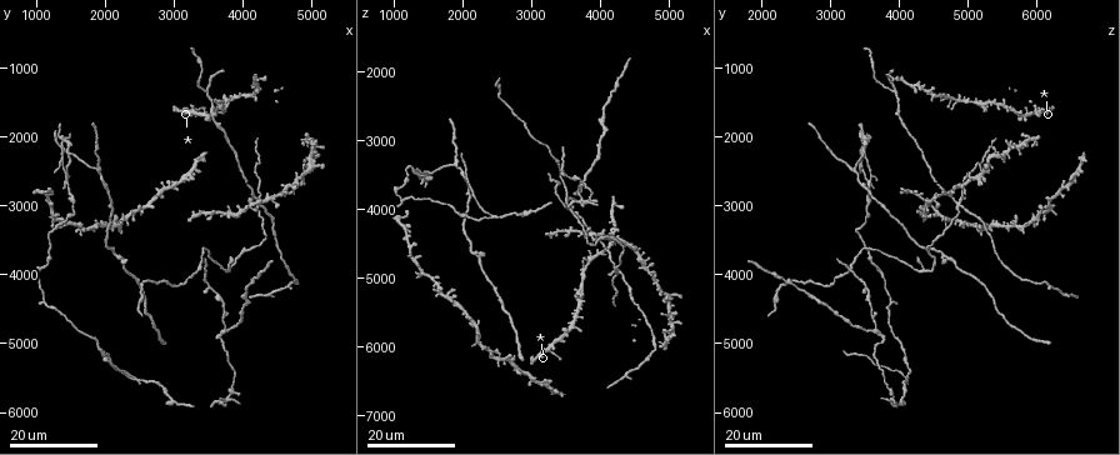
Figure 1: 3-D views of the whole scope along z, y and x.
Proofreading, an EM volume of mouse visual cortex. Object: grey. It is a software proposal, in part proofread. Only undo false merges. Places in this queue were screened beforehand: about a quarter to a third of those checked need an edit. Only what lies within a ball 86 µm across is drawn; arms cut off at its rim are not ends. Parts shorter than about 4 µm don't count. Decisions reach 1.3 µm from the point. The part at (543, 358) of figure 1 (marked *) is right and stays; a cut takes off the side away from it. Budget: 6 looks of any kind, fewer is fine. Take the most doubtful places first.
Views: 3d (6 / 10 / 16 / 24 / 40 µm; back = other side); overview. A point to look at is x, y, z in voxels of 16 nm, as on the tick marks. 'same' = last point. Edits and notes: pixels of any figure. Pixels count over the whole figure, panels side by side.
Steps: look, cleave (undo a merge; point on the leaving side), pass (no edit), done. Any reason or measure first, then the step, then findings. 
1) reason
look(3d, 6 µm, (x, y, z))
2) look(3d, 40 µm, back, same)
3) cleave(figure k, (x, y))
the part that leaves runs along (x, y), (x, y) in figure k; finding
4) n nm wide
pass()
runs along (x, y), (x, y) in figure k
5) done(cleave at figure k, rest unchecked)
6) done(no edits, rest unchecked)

looks like a crossing
look(3d, 16 µm, (1500, 2250, 3450))

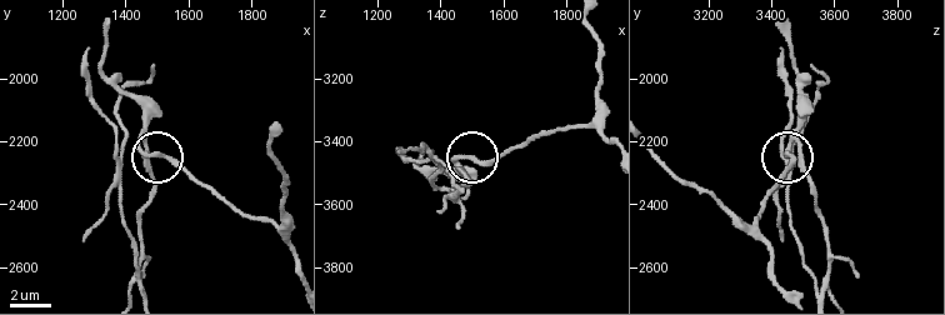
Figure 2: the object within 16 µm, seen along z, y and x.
zoom in
look(3d, 10 µm, (1460, 2240, 3450))

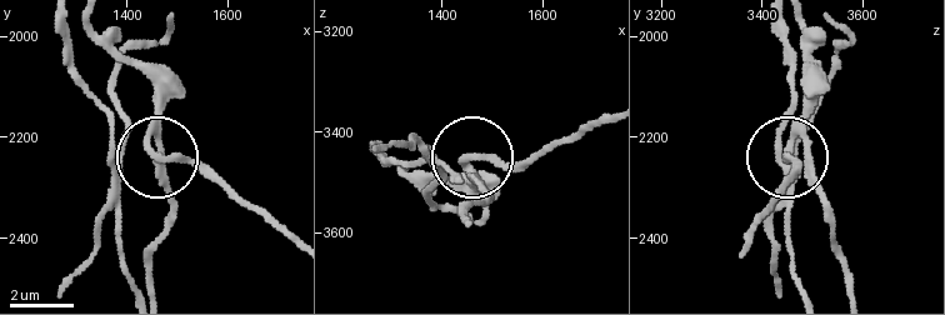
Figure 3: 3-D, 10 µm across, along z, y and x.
zoom in
look(3d, 6 µm, (1460, 2230, 3455))

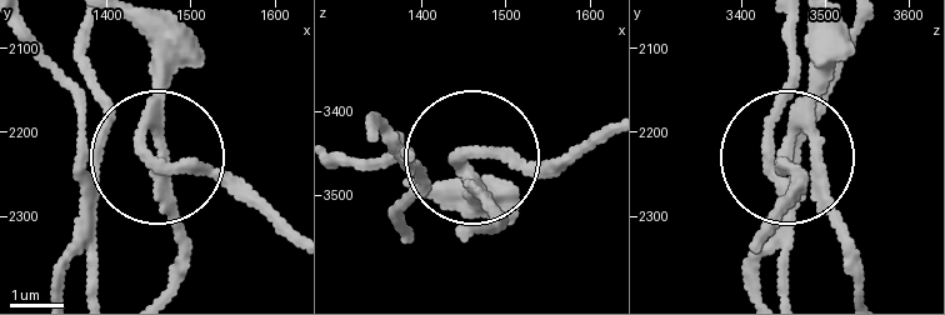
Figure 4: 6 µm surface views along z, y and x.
side arm 8 µm
cleave(figure 4, (155, 18))
the part that leaves runs along (159, 106), (159, 195), (185, 263), (176, 290) in figure 4; a second neuron is stuck on

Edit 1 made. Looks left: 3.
see it whole again
look(overview)

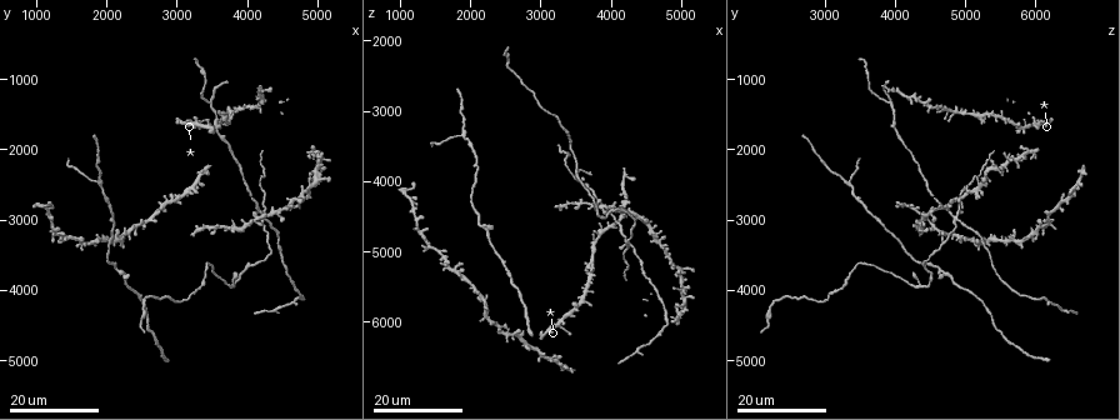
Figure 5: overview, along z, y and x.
four or more arms meet
look(3d, 24 µm, (4250, 3000, 4850))

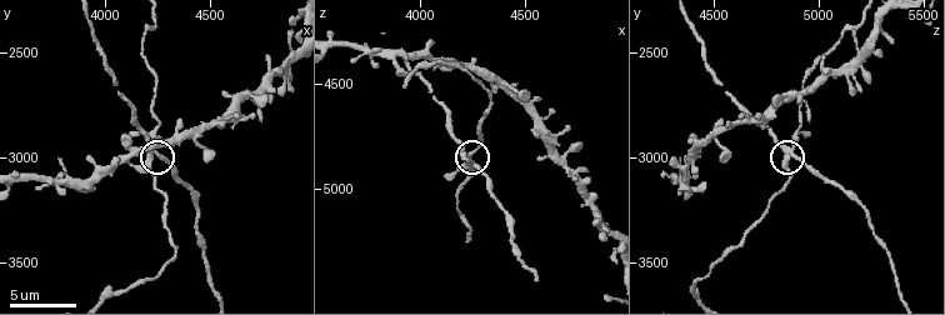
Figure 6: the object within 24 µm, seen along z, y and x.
closer look
look(3d, 10 µm, (4240, 2990, 4860))

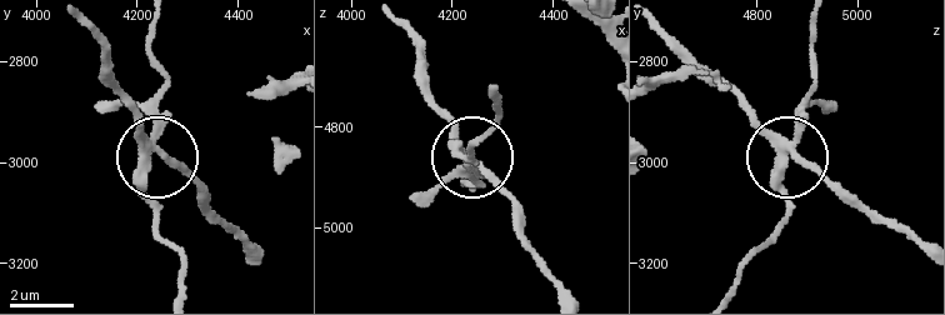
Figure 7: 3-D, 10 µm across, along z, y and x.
260 nm wide
cleave(figure 7, (150, 199))
the part that leaves runs along (144, 155), (151, 225), (181, 265), (184, 289) in figure 7; two neurons meet here

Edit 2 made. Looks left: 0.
done(cleave at figure 4, cleave at figure 7, rest unchecked)

